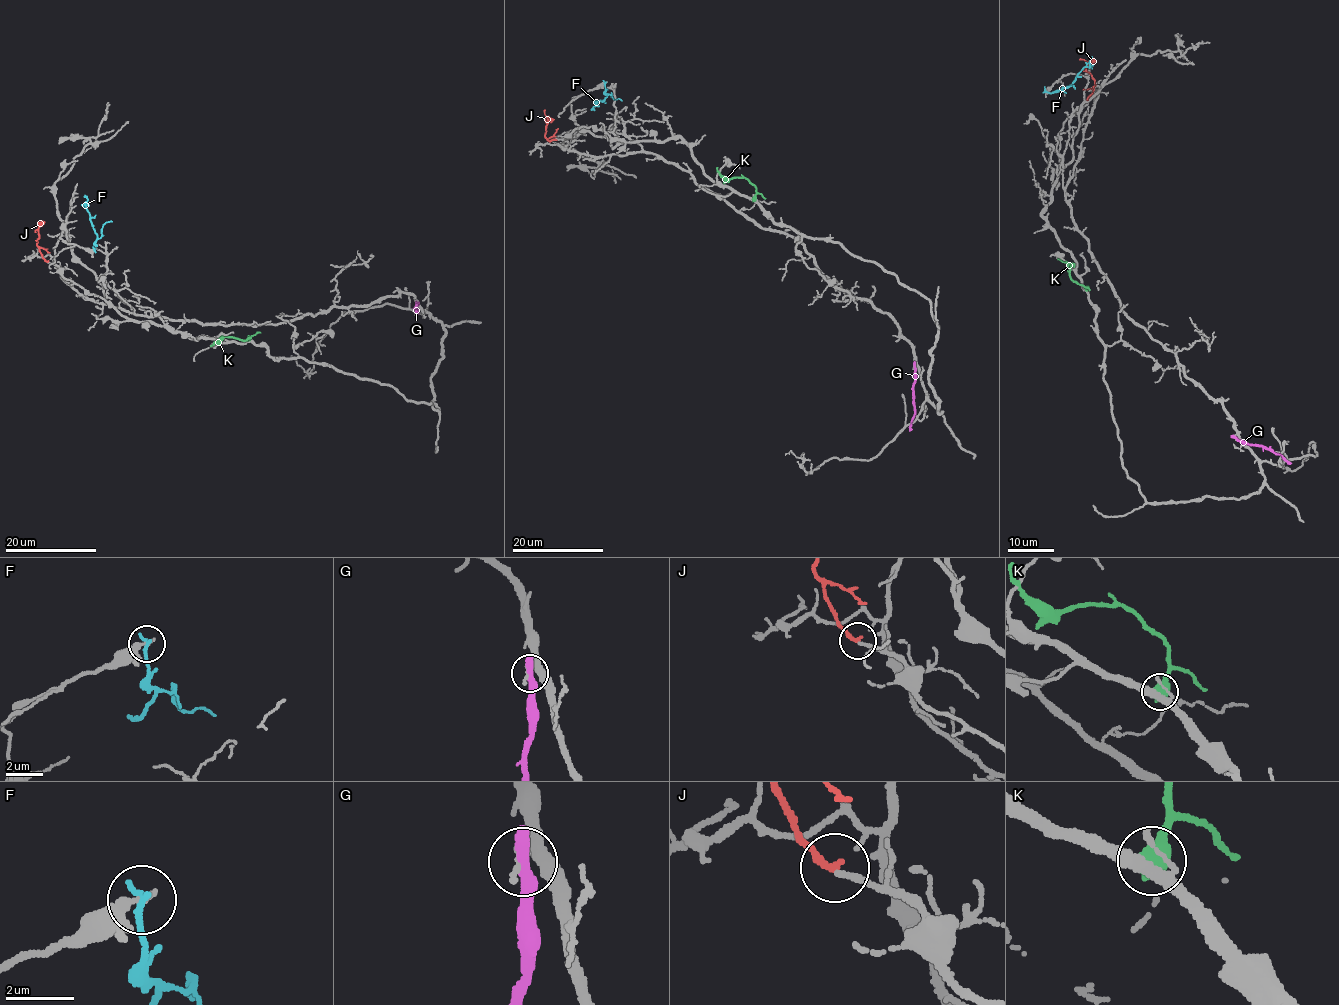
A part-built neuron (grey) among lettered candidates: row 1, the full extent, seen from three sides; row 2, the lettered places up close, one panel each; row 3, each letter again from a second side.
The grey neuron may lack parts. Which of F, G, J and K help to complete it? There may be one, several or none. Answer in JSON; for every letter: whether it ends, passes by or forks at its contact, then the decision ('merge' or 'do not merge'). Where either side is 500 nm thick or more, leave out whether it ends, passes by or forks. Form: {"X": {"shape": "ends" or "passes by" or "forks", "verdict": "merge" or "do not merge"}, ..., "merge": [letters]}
{"F": {"shape": "ends", "verdict": "do not merge"}, "G": {"verdict": "do not merge"}, "J": {"shape": "ends", "verdict": "merge"}, "K": {"verdict": "do not merge"}, "merge": ["J"]}

